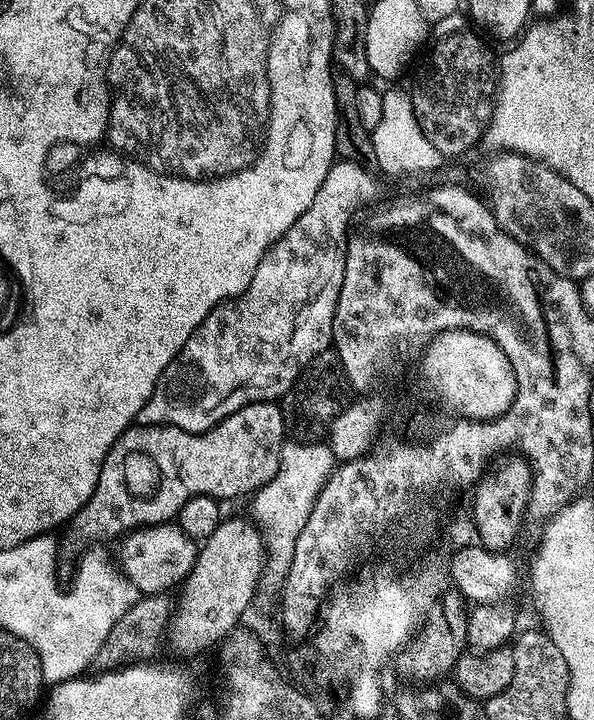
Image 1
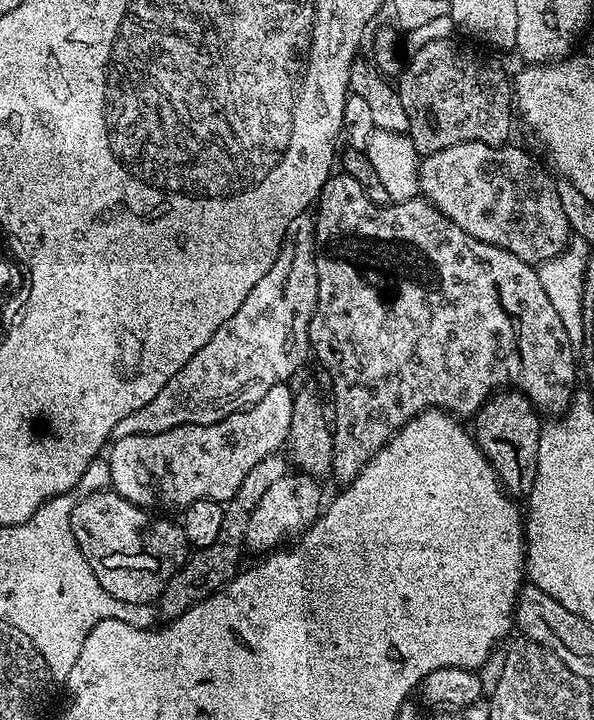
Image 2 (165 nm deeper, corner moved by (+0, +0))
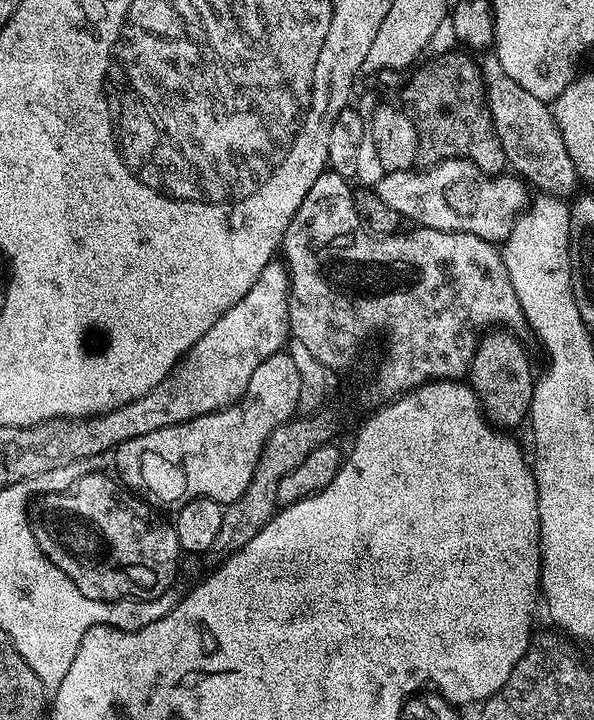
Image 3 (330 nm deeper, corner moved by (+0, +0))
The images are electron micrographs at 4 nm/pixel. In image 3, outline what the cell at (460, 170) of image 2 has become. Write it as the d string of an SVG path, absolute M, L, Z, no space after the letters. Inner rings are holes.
M444 160L425 167L424 172L385 172L374 191L390 210L398 210L413 225L443 232L474 234L483 240L503 242L512 229L514 217L525 207L525 183L515 174L482 174L476 164L468 160Z

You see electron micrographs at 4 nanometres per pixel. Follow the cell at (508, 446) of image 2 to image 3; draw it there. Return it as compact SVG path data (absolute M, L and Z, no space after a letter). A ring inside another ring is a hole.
M496 328L481 335L469 364L468 382L480 400L481 408L493 423L511 428L529 415L533 400L535 373L530 360L511 331Z

